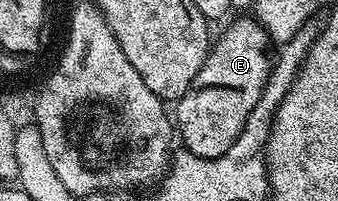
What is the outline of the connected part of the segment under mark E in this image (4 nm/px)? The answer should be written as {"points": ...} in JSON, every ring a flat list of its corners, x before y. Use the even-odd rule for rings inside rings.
{"points":[[252,16,234,18,221,32,220,39,211,43,192,87,175,103,174,126,179,141,181,138,183,149,194,152,194,156,217,158,238,140,250,112,254,112,254,104,258,104,258,96,262,96,268,71,272,69,270,50,268,54,270,39,263,26]]}

